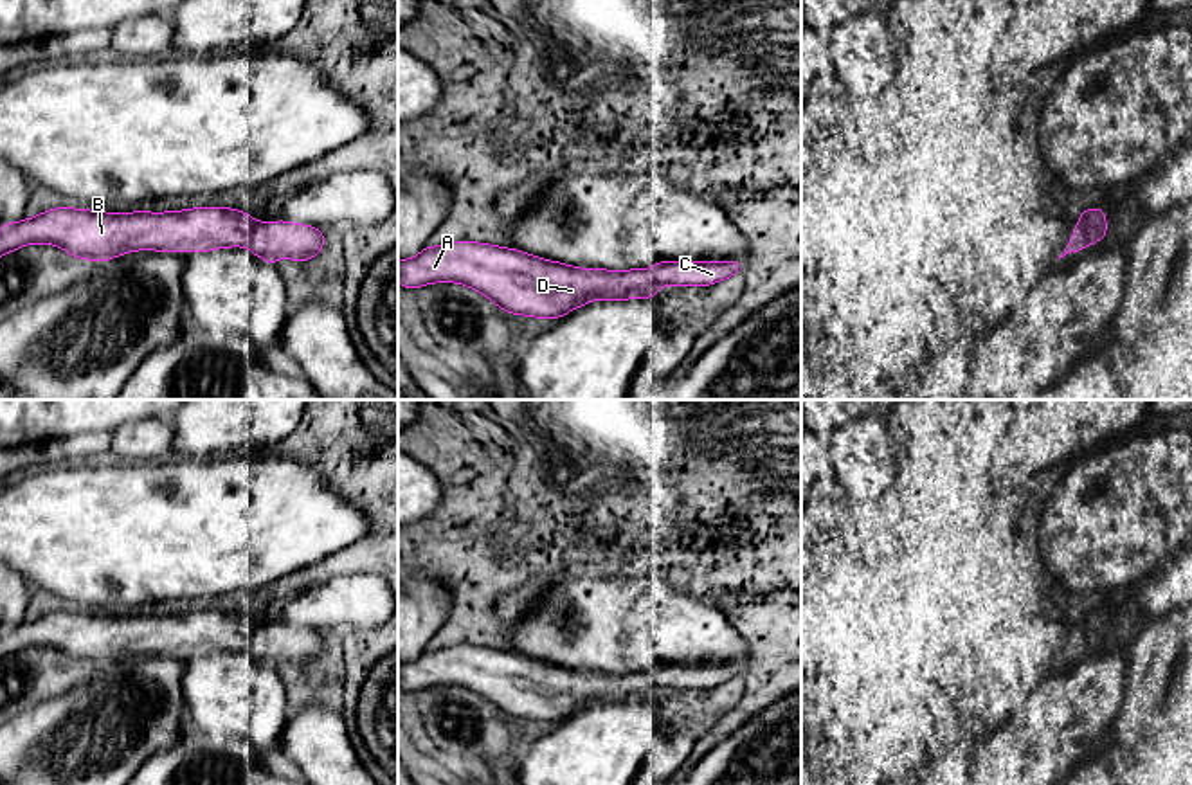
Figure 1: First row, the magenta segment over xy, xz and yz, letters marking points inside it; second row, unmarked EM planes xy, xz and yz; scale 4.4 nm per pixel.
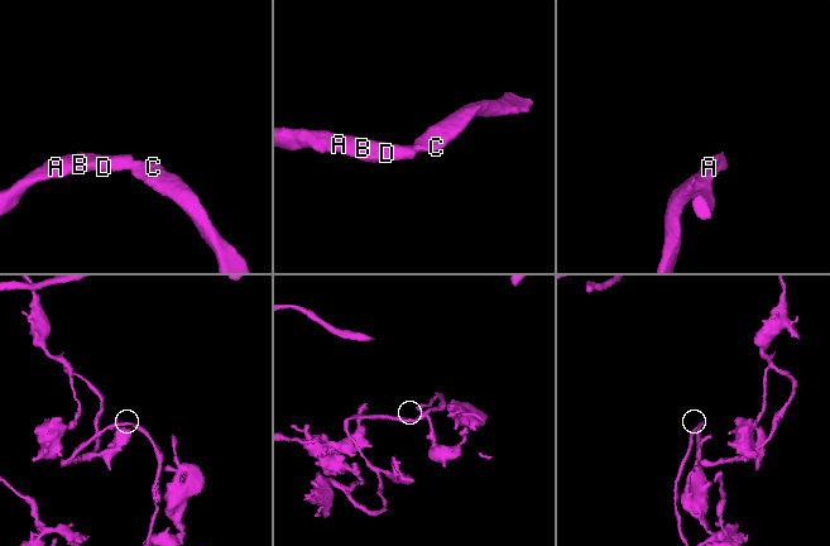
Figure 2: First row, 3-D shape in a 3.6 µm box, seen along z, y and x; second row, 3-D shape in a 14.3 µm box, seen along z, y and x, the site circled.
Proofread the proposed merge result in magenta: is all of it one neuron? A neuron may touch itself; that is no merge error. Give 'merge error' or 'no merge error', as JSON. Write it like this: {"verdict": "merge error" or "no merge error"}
{"verdict": "no merge error"}

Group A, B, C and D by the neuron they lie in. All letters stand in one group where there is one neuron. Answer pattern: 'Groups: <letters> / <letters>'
Groups: A B C D

